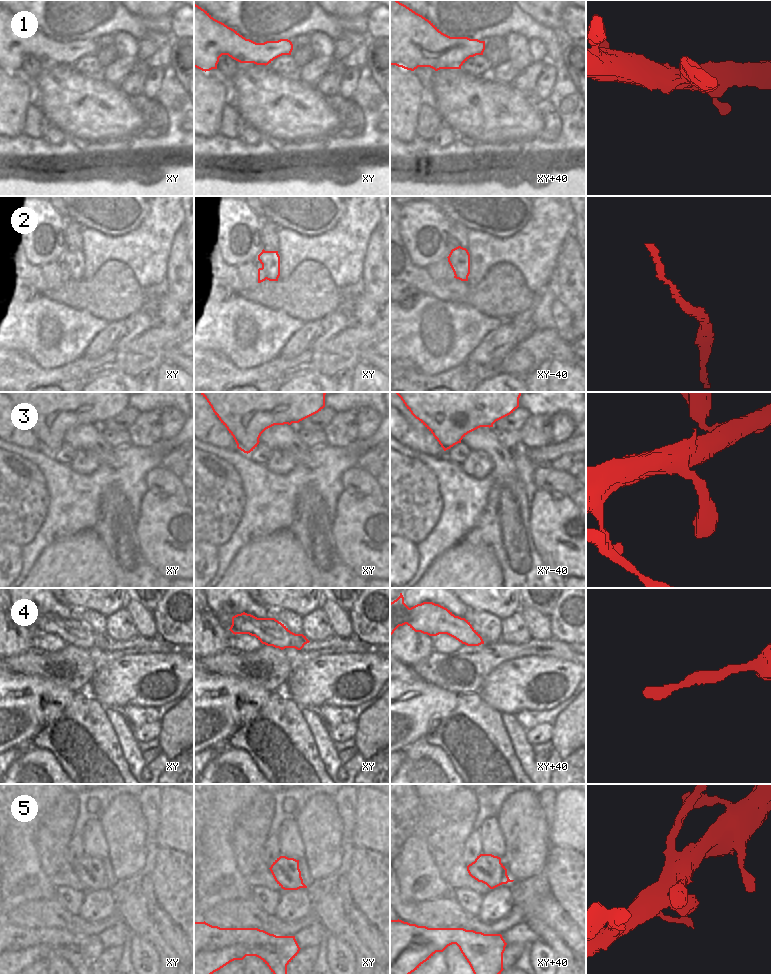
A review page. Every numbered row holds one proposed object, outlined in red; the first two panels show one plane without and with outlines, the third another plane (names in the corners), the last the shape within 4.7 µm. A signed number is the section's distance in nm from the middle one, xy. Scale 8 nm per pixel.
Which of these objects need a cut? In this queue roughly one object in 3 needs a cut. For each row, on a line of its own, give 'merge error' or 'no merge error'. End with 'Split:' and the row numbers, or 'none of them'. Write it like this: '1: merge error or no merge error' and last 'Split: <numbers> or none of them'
1: no merge error
2: no merge error
3: no merge error
4: no merge error
5: no merge error
Split: none of them

